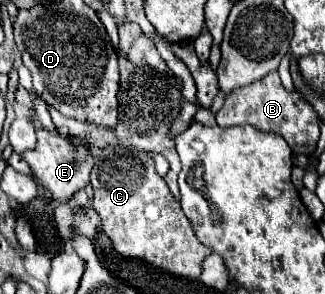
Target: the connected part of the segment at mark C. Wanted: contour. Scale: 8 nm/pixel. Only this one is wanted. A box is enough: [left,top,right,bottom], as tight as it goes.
[92,146,212,278]

